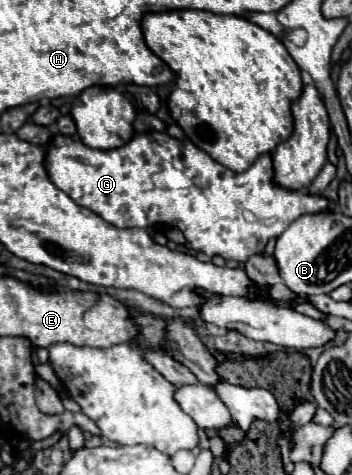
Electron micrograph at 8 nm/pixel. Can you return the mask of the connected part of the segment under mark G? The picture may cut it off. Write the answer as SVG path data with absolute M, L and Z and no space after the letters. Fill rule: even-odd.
M151 131L151 133L137 133L121 147L115 149L91 149L81 141L75 141L71 137L65 137L61 133L53 135L51 141L45 145L45 161L43 161L49 179L65 191L77 205L91 209L93 213L101 215L107 223L125 229L125 227L139 227L149 229L157 223L171 225L181 229L181 233L191 249L201 251L209 257L221 255L223 259L233 259L237 263L245 263L251 255L263 253L269 239L277 239L297 217L305 213L327 213L329 211L329 199L323 195L315 195L309 191L291 191L283 189L273 179L273 159L271 155L261 155L247 171L235 173L221 163L213 161L205 151L197 149L189 139L173 139L167 133ZM169 161L175 169L181 169L191 181L193 187L189 189L157 189L151 181L151 175L161 169L161 163Z

